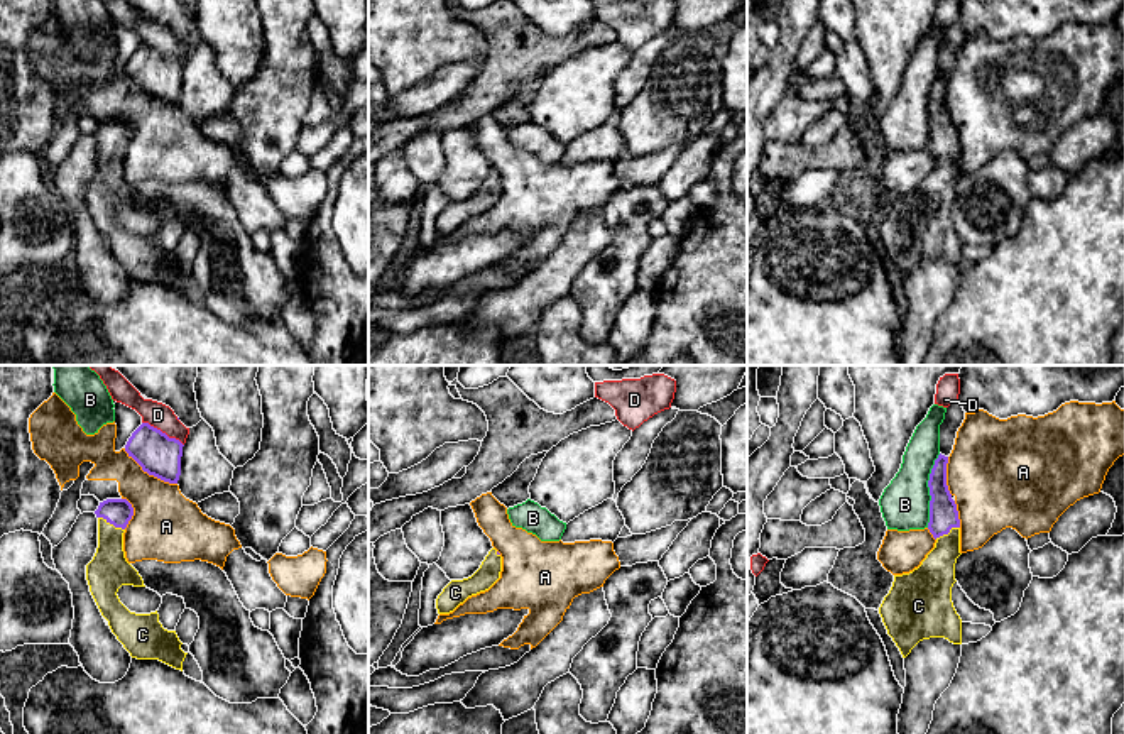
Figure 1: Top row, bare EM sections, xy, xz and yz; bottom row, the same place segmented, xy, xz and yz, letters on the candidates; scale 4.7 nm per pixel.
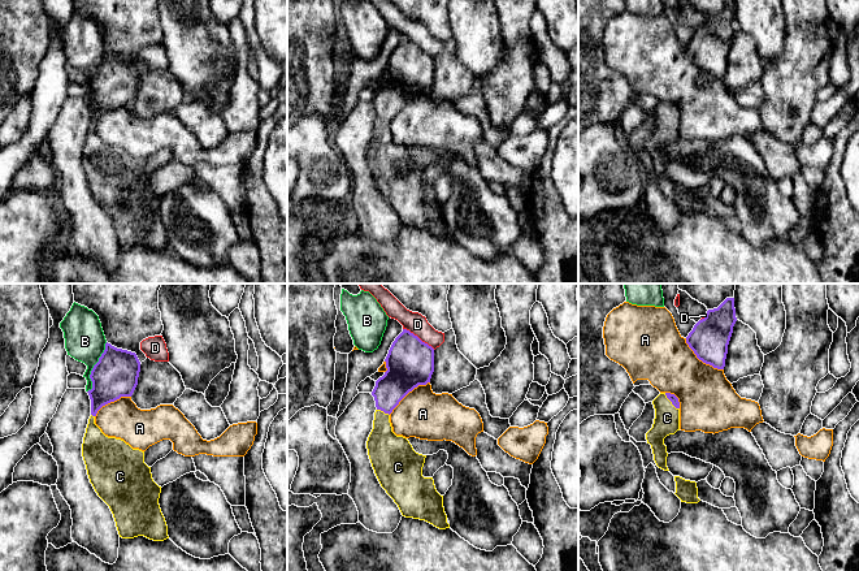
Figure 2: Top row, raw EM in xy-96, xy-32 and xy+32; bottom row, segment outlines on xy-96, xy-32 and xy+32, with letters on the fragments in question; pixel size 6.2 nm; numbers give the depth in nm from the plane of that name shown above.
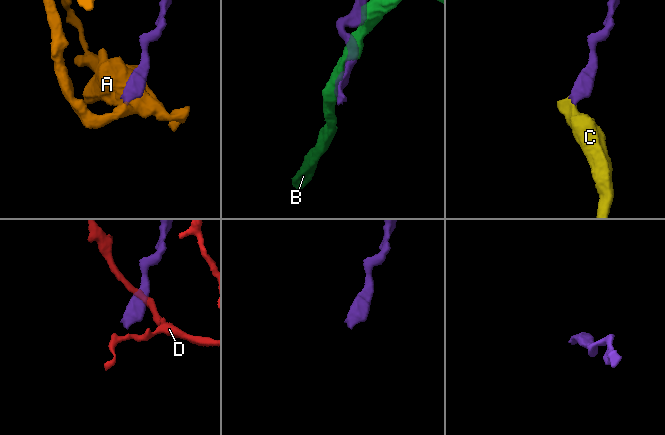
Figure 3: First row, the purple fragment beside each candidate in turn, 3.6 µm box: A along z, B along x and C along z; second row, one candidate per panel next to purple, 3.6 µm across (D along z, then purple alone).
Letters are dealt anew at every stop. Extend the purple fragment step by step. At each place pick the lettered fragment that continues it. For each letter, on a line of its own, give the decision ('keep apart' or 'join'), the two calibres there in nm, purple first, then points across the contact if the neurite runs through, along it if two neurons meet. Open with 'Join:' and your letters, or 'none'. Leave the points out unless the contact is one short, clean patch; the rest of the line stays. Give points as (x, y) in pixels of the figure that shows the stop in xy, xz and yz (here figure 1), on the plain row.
Join: C
A: keep apart; calibres 200 and 320 nm
B: keep apart; calibres 140 and 240 nm; border yz (940, 75), (928, 102), (930, 142), (927, 147)
C: join; calibres 130 and 190 nm; way xy (117, 132), (112, 144), (109, 191)
D: keep apart; calibres 200 and 120 nm; border xy (142, 43), (174, 58), (183, 66)

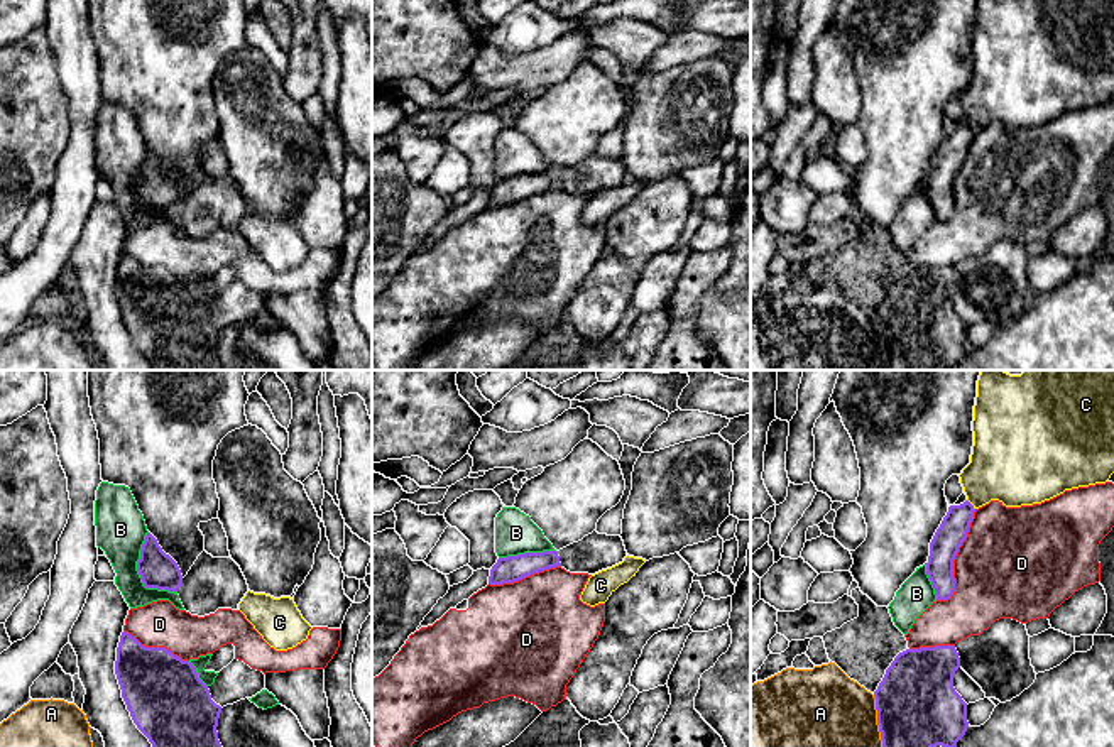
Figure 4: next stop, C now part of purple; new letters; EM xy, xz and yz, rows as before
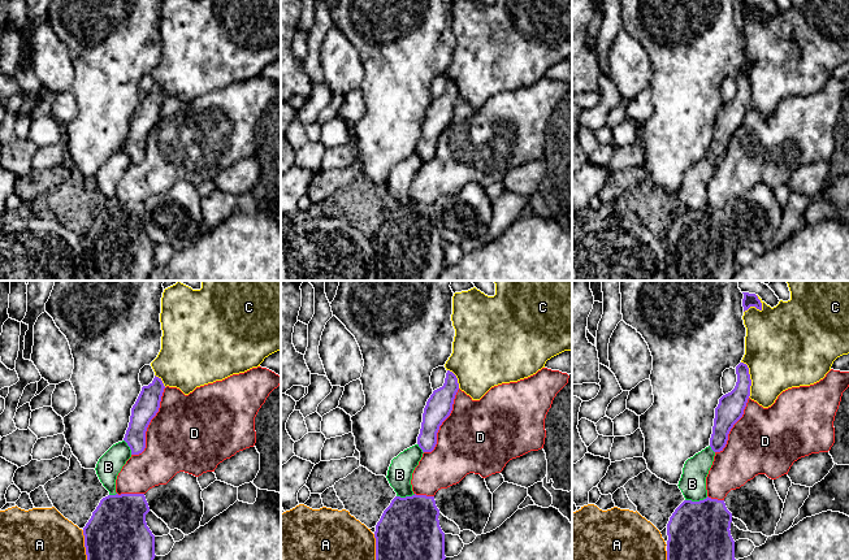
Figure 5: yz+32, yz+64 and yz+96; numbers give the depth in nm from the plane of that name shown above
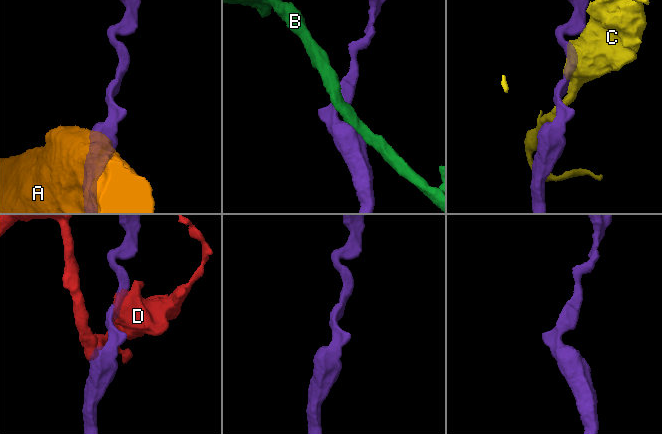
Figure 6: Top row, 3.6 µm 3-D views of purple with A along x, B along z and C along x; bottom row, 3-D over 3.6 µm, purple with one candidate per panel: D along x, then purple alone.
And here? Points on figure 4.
Join: none
A: keep apart; calibres 380 and 500 nm
B: keep apart; calibres 180 and 240 nm; border xy (147, 152), (137, 183), (141, 203), (146, 208), (176, 213)
C: keep apart; calibres 140 and 340 nm
D: keep apart; calibres 140 and 480 nm

